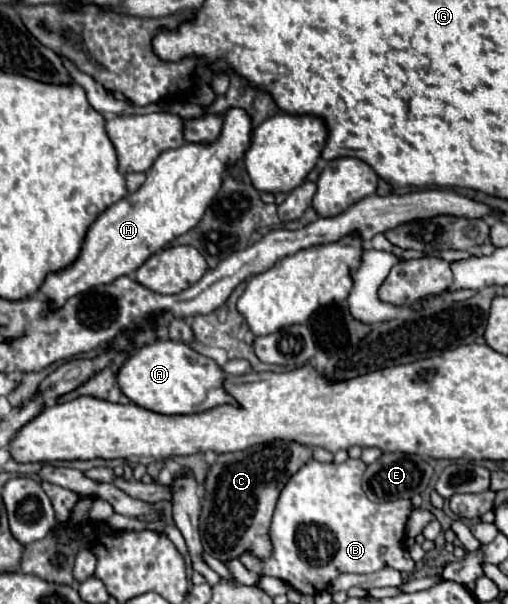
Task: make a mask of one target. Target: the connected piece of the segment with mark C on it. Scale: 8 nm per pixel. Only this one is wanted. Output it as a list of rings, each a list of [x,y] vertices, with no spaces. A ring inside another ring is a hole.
[[[271,440],[241,452],[221,454],[211,466],[205,498],[199,516],[199,534],[203,550],[219,562],[231,562],[241,554],[251,554],[259,560],[273,552],[269,526],[277,498],[289,478],[307,462],[313,460],[313,448],[293,440]]]

